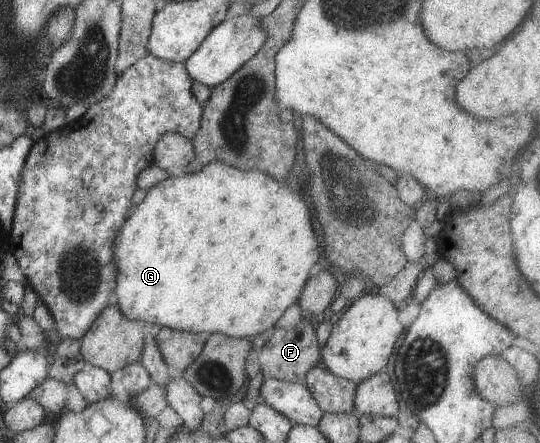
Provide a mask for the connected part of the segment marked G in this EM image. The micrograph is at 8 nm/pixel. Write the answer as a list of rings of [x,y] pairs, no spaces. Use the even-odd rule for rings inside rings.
[[[220,160],[208,162],[204,168],[192,173],[184,173],[179,178],[166,178],[149,189],[144,199],[130,211],[126,222],[122,225],[115,240],[114,262],[116,262],[116,304],[120,312],[128,320],[140,320],[147,324],[182,330],[185,332],[219,333],[233,338],[250,340],[256,334],[271,328],[284,312],[297,302],[305,280],[309,277],[308,270],[318,260],[318,242],[310,228],[308,208],[301,196],[294,192],[294,186],[288,182],[274,180],[272,176],[258,170],[240,170],[228,166]]]

